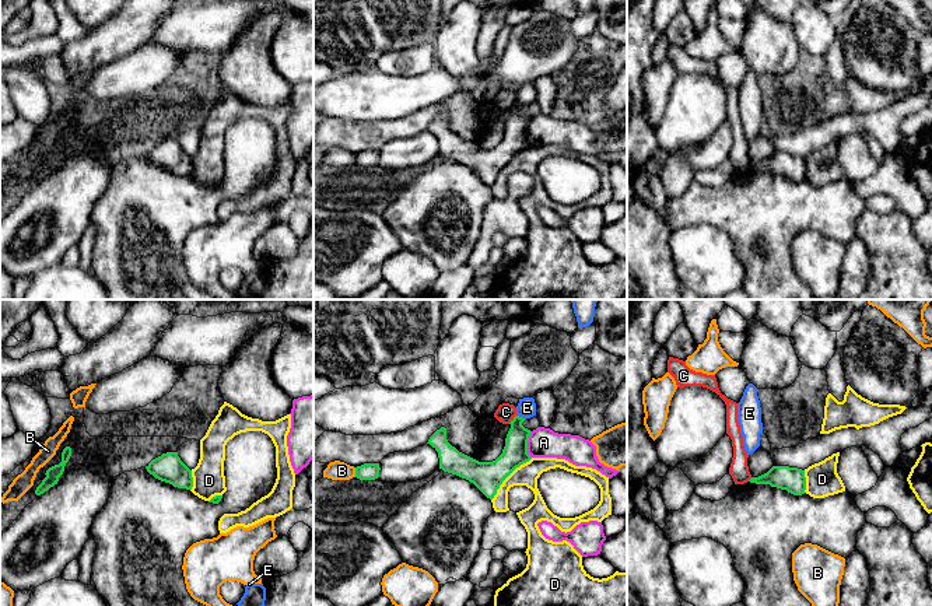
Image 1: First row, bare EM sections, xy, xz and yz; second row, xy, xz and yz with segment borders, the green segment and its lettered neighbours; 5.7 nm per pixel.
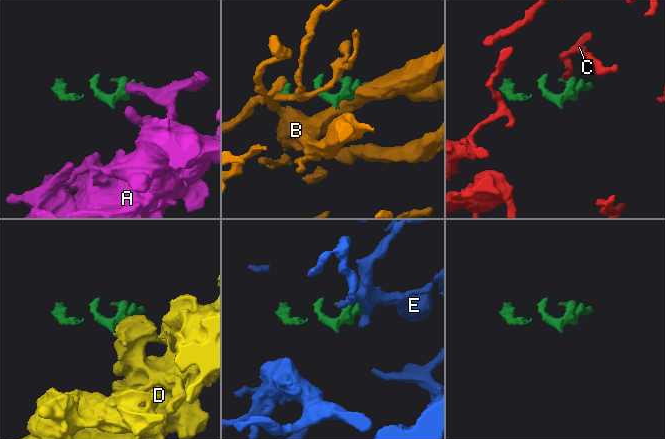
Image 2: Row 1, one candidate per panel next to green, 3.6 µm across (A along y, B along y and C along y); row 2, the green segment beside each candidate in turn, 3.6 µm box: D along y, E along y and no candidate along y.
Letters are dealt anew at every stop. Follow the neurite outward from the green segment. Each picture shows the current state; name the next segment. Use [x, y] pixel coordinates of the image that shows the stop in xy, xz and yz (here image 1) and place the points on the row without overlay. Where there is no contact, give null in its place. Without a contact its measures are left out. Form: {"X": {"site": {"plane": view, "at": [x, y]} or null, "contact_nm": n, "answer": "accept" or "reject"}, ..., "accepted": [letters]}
{"A": {"site": {"plane": "xz", "at": [526, 132]}, "contact_nm": 160, "answer": "reject"}, "B": {"site": {"plane": "xz", "at": [356, 158]}, "contact_nm": 60, "answer": "reject"}, "C": {"site": {"plane": "xz", "at": [514, 105]}, "contact_nm": 70, "answer": "reject"}, "D": {"site": {"plane": "xz", "at": [508, 161]}, "contact_nm": 340, "answer": "reject"}, "E": {"site": {"plane": "xz", "at": [521, 104]}, "contact_nm": 60, "answer": "reject"}, "accepted": []}

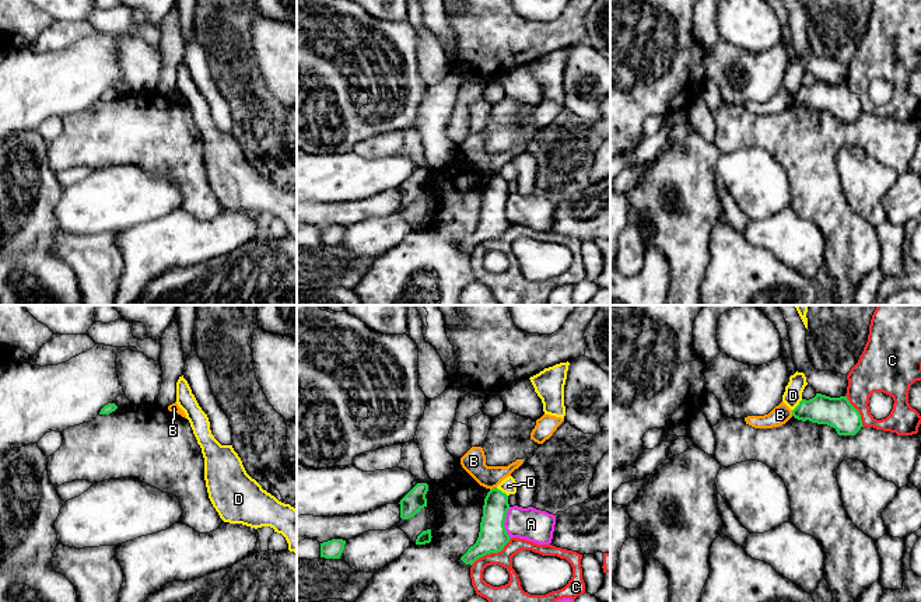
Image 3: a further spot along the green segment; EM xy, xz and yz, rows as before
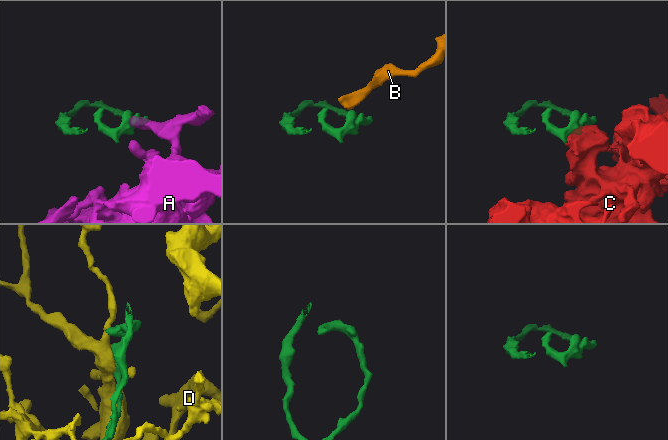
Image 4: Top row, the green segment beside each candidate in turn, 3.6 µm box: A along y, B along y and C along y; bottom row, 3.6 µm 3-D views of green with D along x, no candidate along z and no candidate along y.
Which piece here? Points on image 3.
{"A": {"site": {"plane": "xz", "at": [504, 207]}, "contact_nm": 180, "answer": "reject"}, "B": {"site": {"plane": "xz", "at": [494, 174]}, "contact_nm": 50, "answer": "reject"}, "C": {"site": {"plane": "xz", "at": [491, 238]}, "contact_nm": 280, "answer": "reject"}, "D": {"site": {"plane": "xz", "at": [500, 177]}, "contact_nm": 90, "answer": "reject"}, "accepted": []}

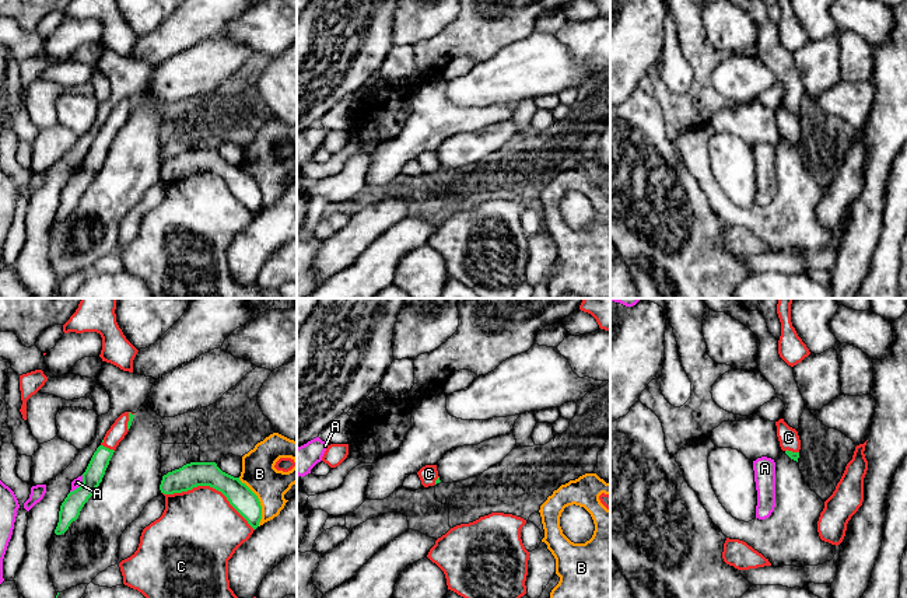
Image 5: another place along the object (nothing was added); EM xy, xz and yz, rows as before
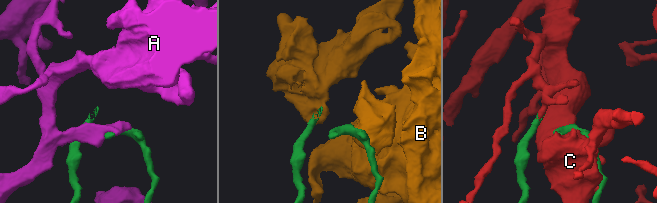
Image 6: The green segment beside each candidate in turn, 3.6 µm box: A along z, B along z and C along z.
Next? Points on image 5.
{"A": {"site": {"plane": "xy", "at": [81, 171]}, "contact_nm": 130, "answer": "reject"}, "B": {"site": {"plane": "xy", "at": [259, 188]}, "contact_nm": 300, "answer": "reject"}, "C": {"site": {"plane": "xy", "at": [210, 172]}, "contact_nm": 550, "answer": "accept"}, "accepted": ["C"]}

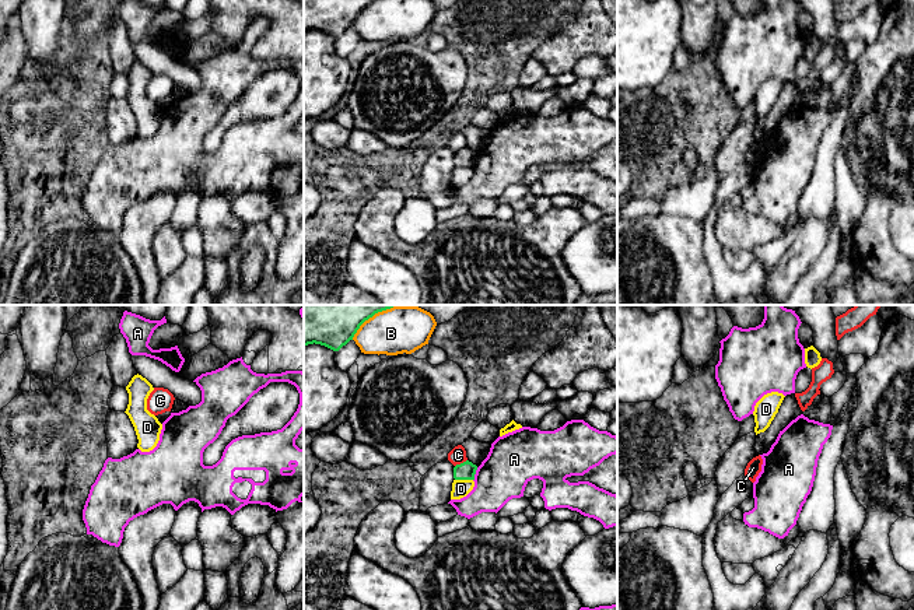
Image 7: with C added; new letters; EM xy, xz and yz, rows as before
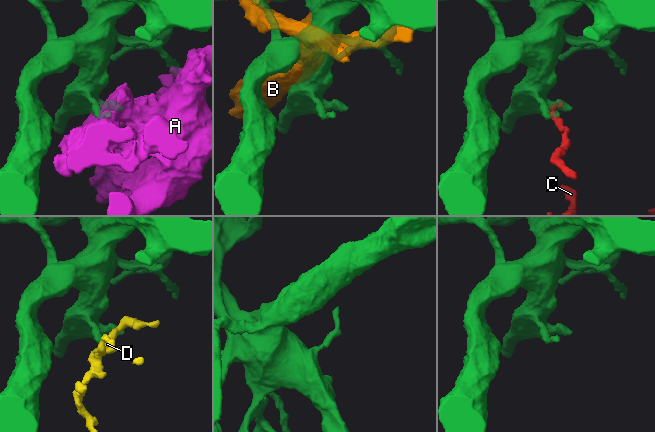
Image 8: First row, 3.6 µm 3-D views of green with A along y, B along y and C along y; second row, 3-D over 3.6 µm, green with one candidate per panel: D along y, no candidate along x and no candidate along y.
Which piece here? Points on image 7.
{"A": {"site": {"plane": "xz", "at": [475, 160]}, "contact_nm": 80, "answer": "reject"}, "B": {"site": {"plane": "xz", "at": [361, 10]}, "contact_nm": 200, "answer": "reject"}, "C": {"site": {"plane": "xz", "at": [461, 150]}, "contact_nm": 80, "answer": "reject"}, "D": {"site": {"plane": "xz", "at": [463, 165]}, "contact_nm": 100, "answer": "reject"}, "accepted": []}

